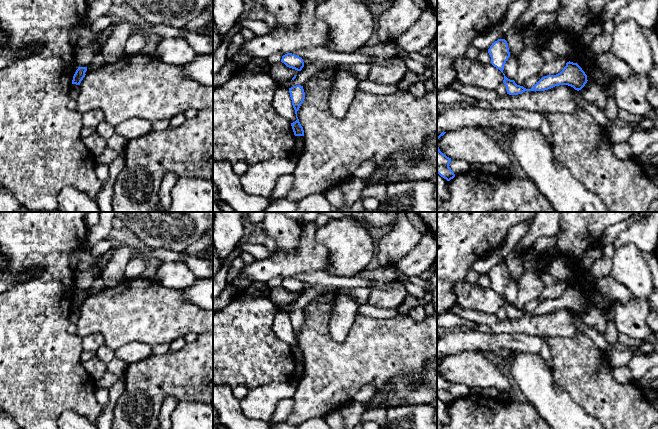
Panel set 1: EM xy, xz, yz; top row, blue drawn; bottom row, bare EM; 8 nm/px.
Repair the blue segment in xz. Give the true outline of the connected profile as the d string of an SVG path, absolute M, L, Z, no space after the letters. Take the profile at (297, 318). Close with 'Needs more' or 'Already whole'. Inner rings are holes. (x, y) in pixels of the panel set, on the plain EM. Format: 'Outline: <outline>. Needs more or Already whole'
Outline: M296 309L291 312L289 312L290 321L292 324L292 329L295 334L296 342L297 344L293 347L291 347L293 356L295 360L304 360L304 354L301 350L299 343L297 341L297 335L299 334L301 328L303 327L305 323L305 316L303 313L303 310Z. Already whole

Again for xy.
Outline: M78 291L78 293L76 294L73 300L72 308L80 309L81 305L86 299L85 298L86 295L87 295L87 291Z. Already whole

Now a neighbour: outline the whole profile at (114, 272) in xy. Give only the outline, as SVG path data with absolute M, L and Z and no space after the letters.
M115 244L114 247L115 251L110 255L100 275L108 288L116 287L126 278L126 266L134 256L142 255L145 258L149 256L147 252L131 245Z

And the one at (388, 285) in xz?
M371 281L369 283L370 289L376 289L376 290L389 290L391 289L396 283L401 283L401 281L388 281L383 283L377 283L375 281Z

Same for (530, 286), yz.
M534 246L527 249L519 256L524 265L524 273L517 283L518 295L514 302L517 309L523 310L525 305L537 299L545 285L540 275L545 273L548 264L559 254L550 255L544 250L537 252Z

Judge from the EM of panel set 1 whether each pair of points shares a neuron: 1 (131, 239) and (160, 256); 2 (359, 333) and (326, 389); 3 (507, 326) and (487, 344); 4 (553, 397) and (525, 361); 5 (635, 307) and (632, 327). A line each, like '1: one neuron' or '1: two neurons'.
1: one neuron
2: one neuron
3: two neurons
4: one neuron
5: one neuron

